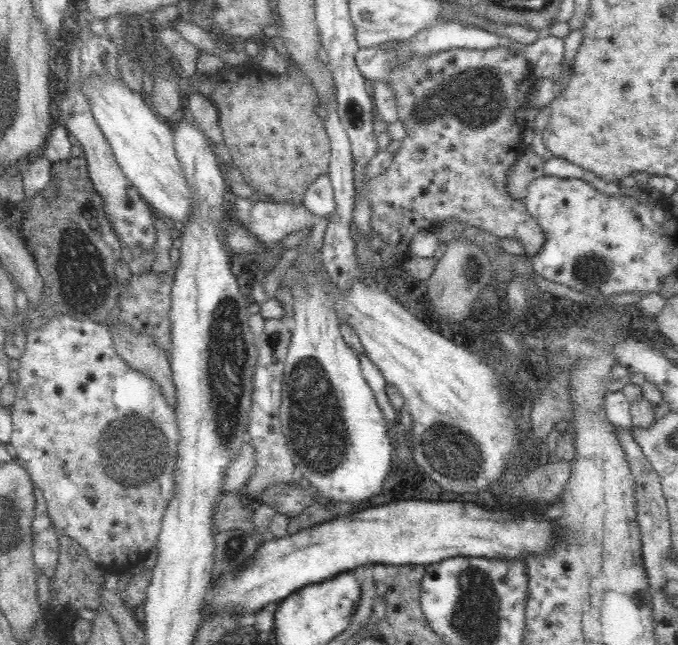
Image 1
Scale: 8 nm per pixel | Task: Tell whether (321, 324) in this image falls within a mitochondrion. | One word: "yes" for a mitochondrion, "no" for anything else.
no

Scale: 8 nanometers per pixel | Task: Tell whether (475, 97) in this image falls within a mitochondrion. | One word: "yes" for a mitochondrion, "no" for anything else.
yes

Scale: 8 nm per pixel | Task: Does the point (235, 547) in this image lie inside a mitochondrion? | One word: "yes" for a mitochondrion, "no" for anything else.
yes

